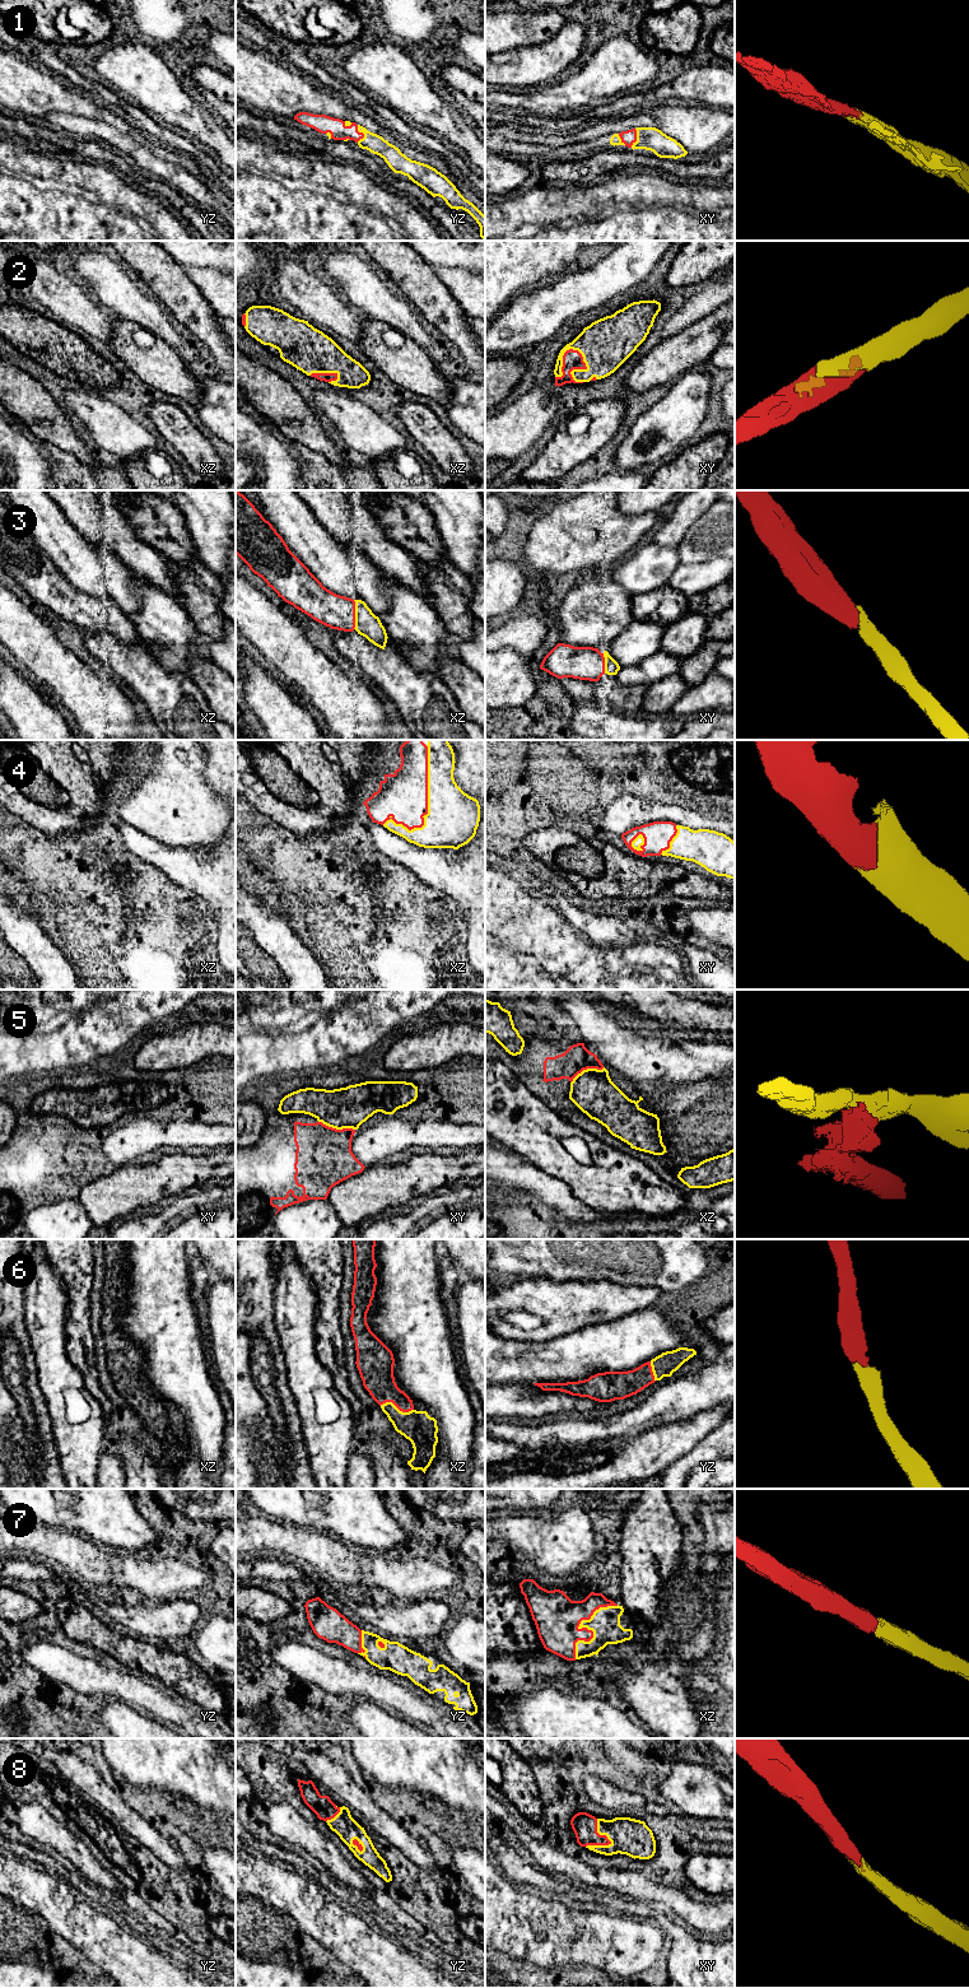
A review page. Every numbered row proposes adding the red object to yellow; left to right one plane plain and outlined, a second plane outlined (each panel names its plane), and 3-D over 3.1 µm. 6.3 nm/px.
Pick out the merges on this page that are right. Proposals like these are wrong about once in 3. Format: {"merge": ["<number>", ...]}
{"merge": ["1", "2", "3", "4", "6", "7", "8"]}

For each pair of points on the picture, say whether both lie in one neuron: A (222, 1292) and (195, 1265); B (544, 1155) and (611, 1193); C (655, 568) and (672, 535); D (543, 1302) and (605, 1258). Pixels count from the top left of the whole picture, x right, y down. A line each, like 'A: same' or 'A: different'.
A: different
B: same
C: different
D: different

